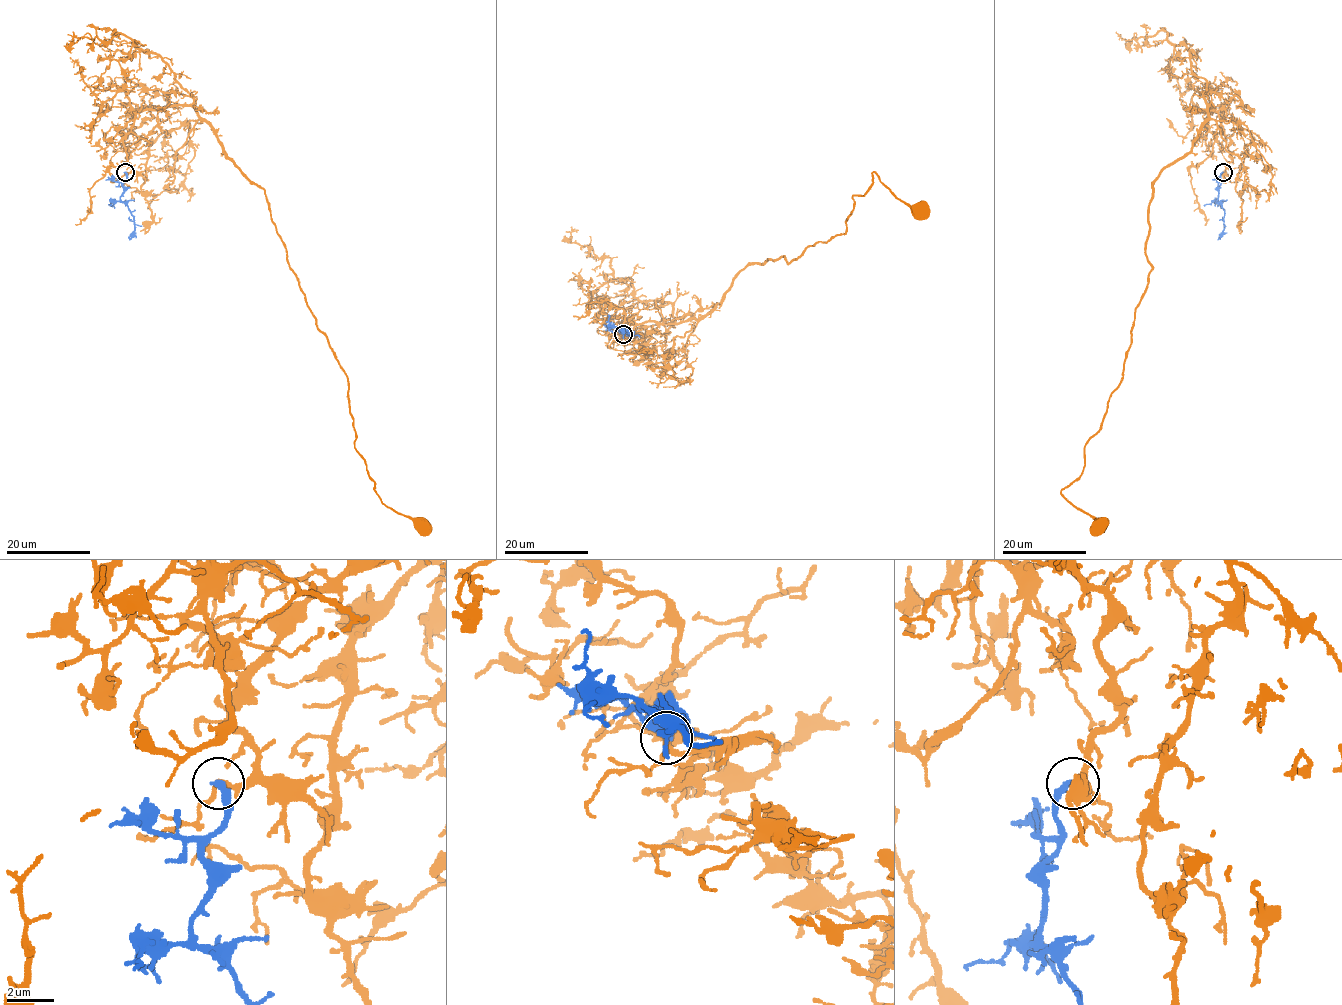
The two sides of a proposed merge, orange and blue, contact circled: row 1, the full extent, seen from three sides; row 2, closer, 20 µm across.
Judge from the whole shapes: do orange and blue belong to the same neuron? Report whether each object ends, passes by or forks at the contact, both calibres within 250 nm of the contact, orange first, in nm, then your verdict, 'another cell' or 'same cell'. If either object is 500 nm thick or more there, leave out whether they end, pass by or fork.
orange forks; blue ends; calibres 160 and 320 nm; same cell

